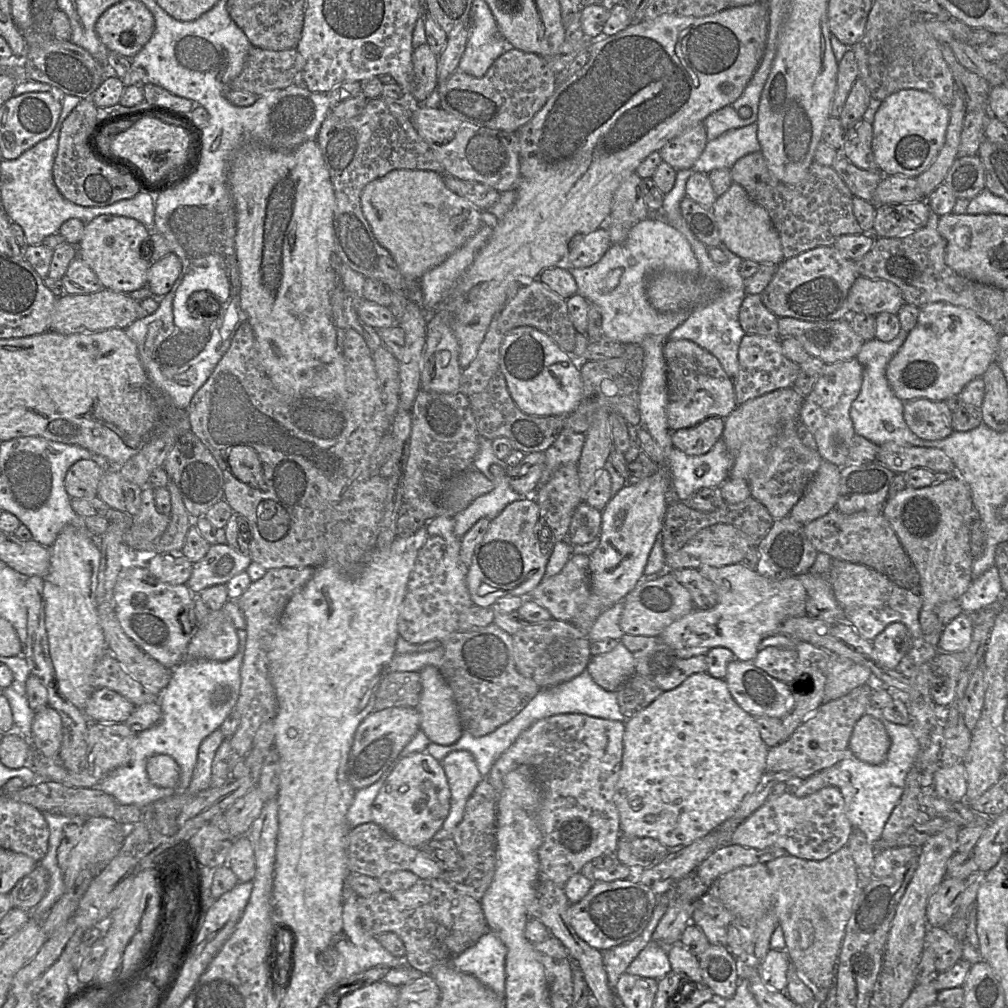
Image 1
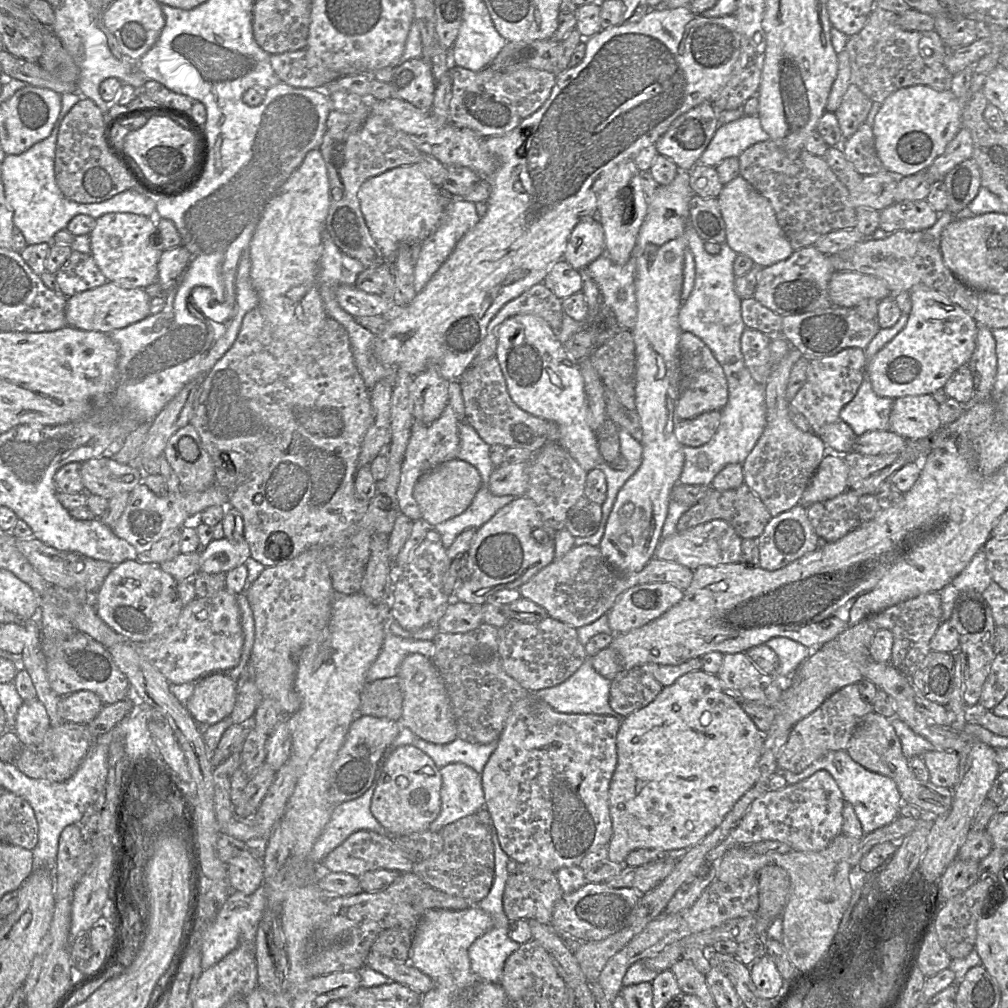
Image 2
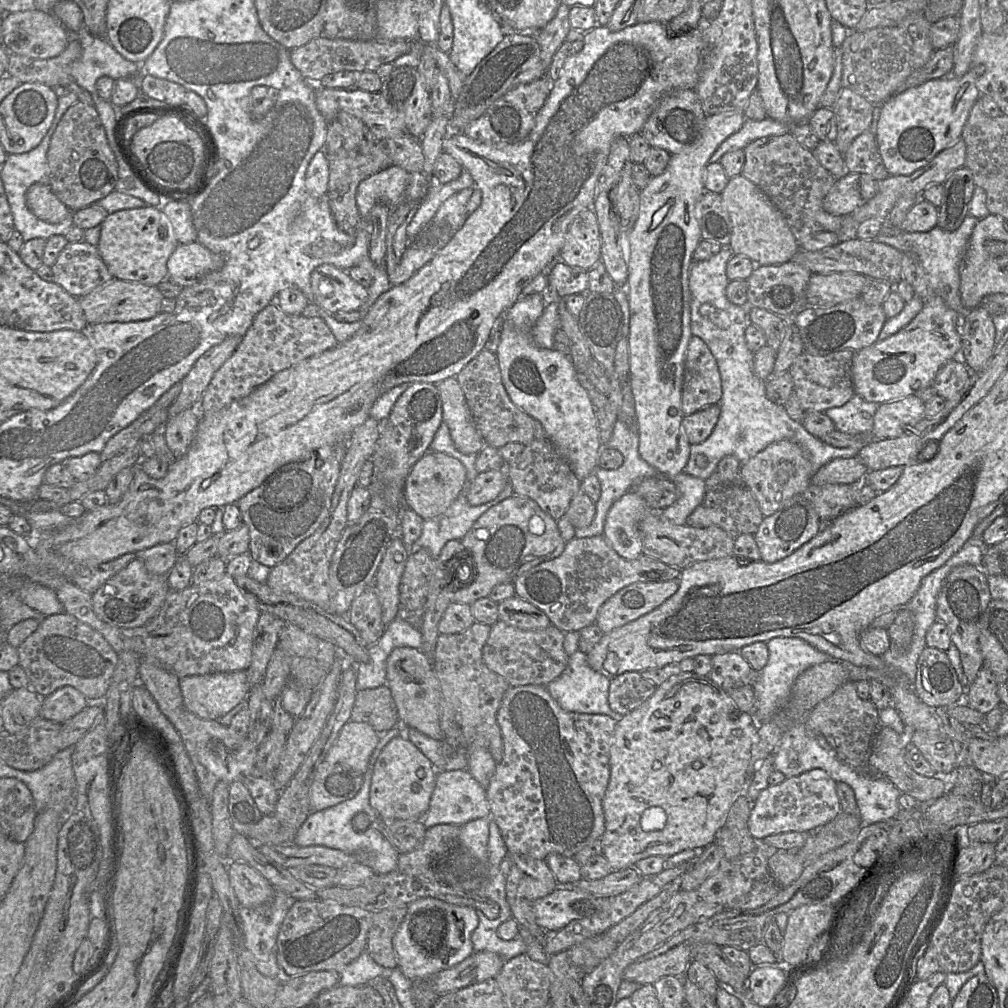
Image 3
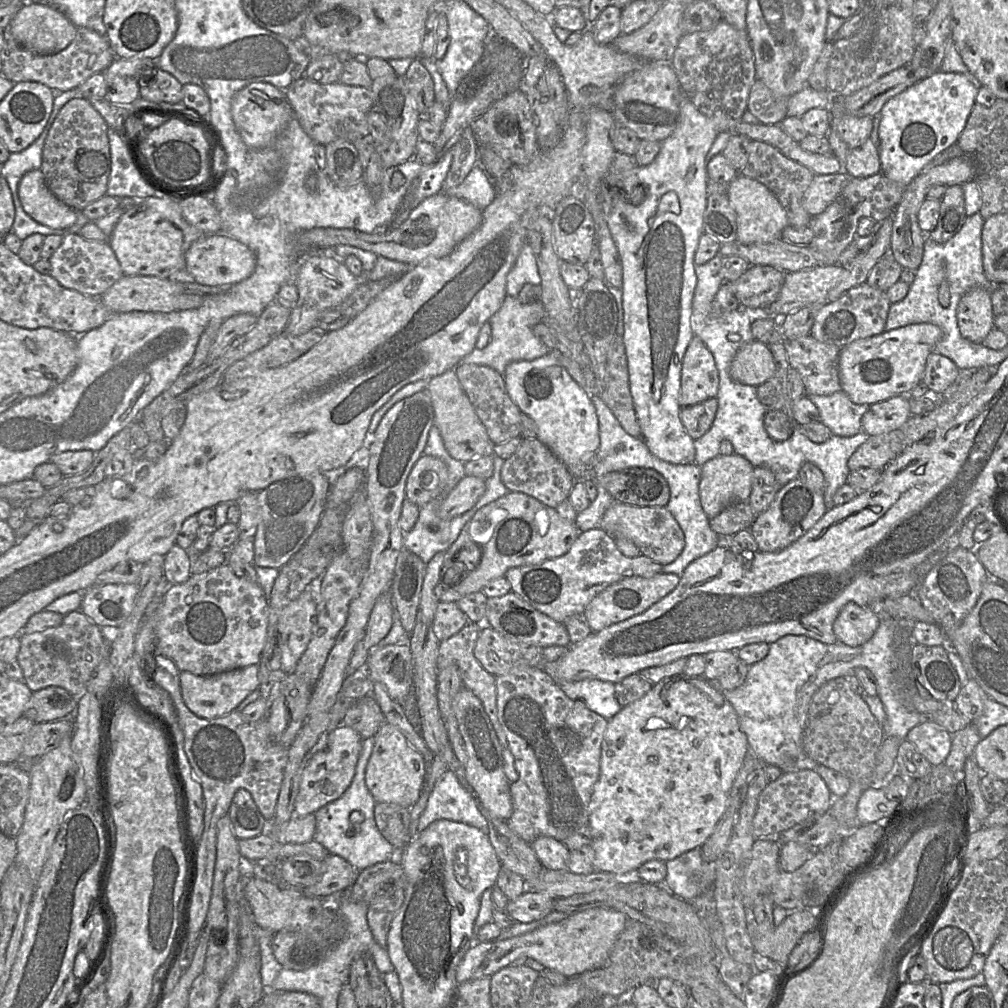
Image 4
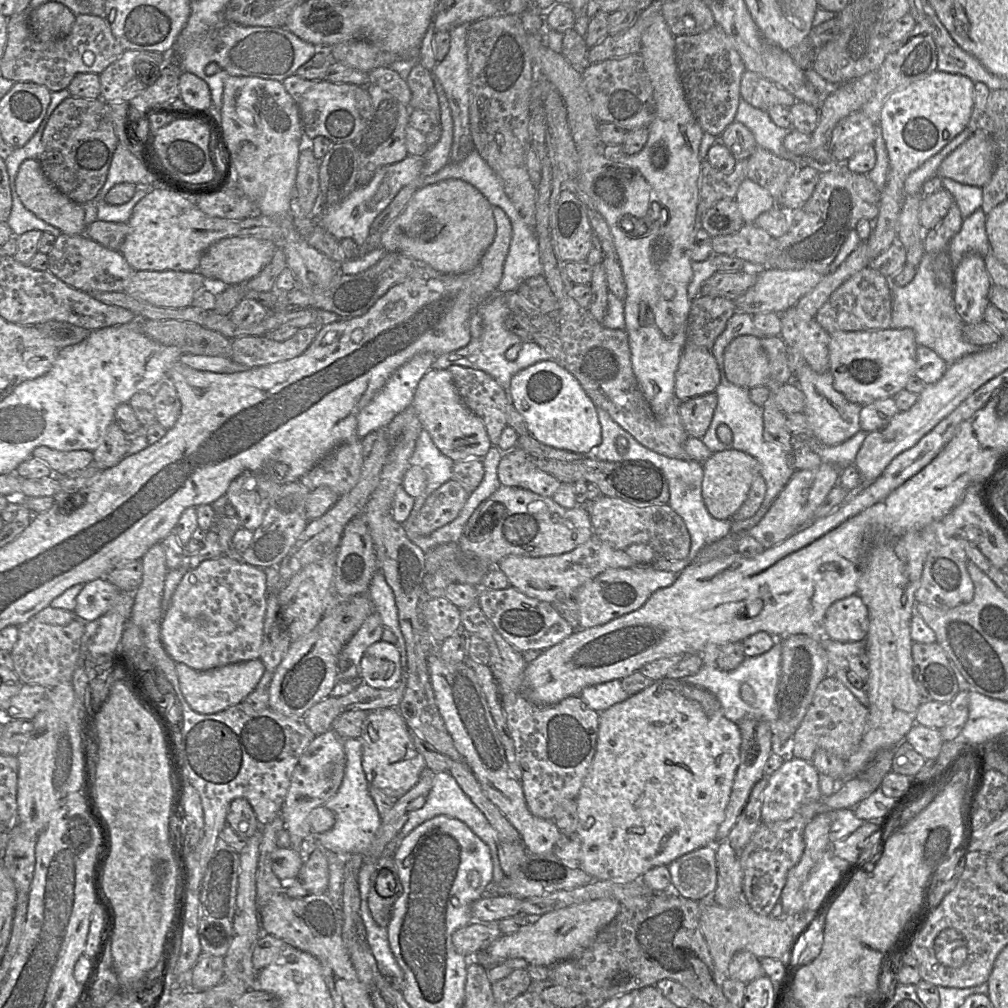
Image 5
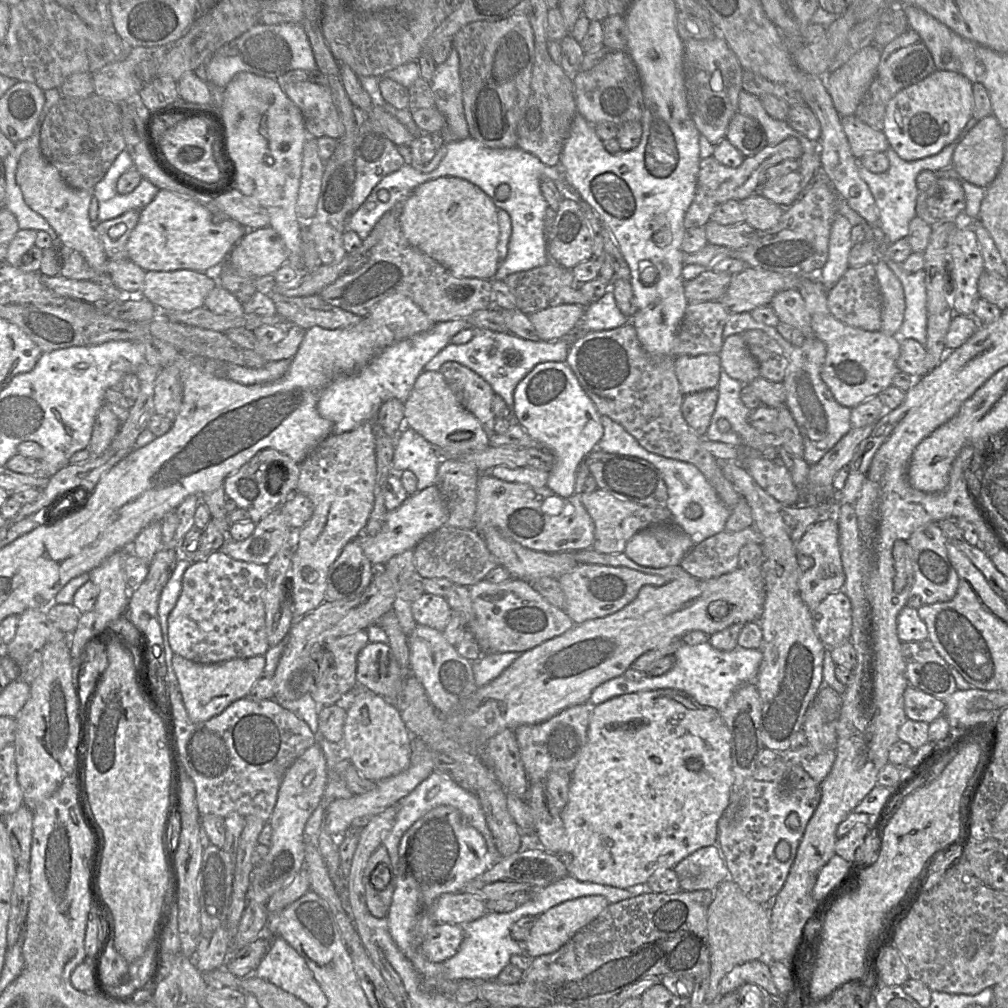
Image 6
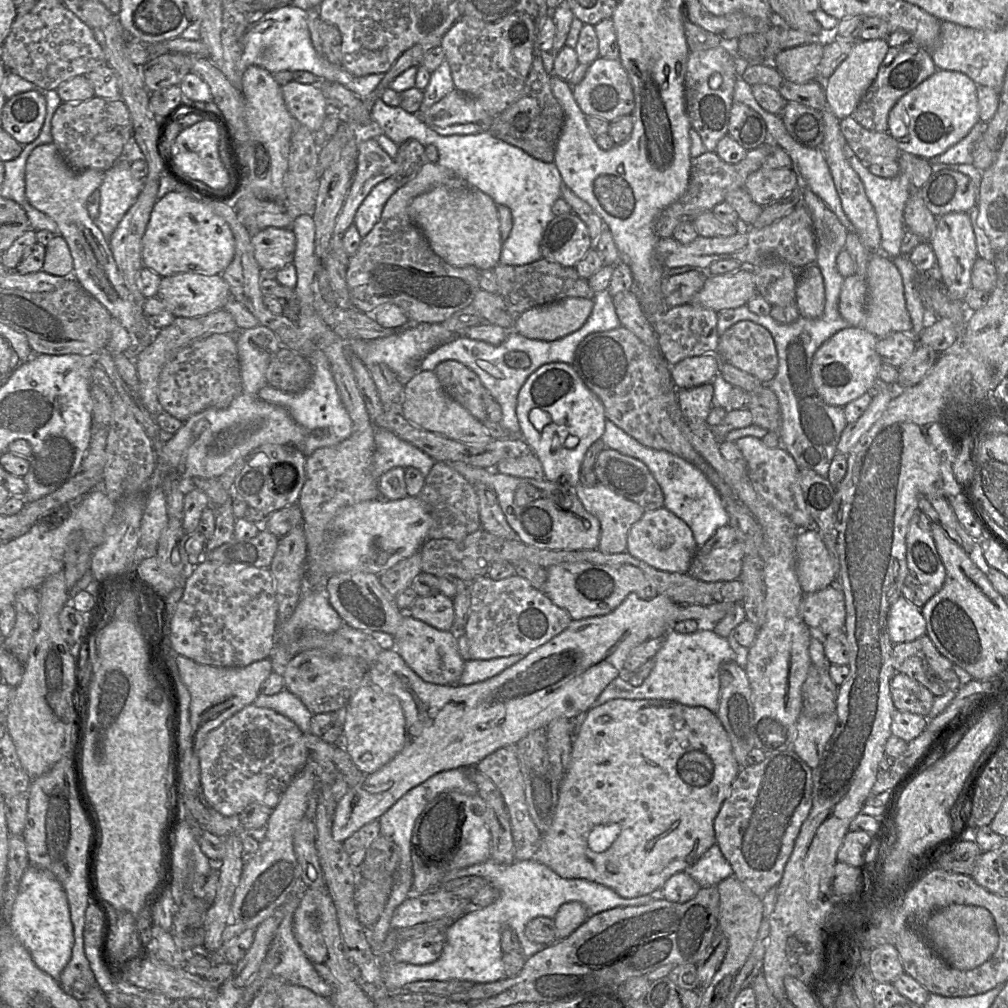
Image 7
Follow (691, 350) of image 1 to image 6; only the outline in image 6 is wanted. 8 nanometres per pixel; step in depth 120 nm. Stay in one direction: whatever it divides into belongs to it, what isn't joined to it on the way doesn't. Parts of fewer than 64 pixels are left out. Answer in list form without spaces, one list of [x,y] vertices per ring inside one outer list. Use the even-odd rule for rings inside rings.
[[[718,354],[679,356],[674,360],[675,374],[683,395],[717,388],[721,368]]]

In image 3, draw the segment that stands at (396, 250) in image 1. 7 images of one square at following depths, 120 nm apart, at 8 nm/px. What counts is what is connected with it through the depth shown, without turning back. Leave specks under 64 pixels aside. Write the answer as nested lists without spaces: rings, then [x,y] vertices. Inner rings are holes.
[[[392,164],[387,169],[363,180],[356,194],[361,217],[366,221],[373,207],[378,203],[387,204],[393,209],[406,200],[405,191],[409,178],[410,173]]]

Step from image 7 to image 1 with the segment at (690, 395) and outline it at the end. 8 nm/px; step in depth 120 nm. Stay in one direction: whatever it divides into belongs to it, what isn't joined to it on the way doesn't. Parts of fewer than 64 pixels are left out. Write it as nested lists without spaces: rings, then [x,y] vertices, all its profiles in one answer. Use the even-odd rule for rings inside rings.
[[[714,416],[698,425],[672,432],[673,447],[689,456],[700,456],[709,452],[722,437],[725,419]]]

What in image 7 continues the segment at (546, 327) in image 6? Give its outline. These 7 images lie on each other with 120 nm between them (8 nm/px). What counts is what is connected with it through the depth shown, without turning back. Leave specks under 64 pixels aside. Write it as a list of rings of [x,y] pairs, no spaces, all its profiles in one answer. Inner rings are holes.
[[[581,297],[535,306],[516,317],[513,331],[530,339],[557,340],[580,329],[593,306],[593,299]]]

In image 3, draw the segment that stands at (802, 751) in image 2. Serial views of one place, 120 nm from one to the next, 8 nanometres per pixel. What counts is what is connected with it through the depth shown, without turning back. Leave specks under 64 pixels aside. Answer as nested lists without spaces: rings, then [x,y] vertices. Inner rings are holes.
[[[848,681],[819,702],[808,713],[805,722],[809,728],[824,736],[841,762],[862,775],[884,777],[869,764],[872,743],[881,726],[878,711],[869,699],[861,699],[856,692],[854,682]]]

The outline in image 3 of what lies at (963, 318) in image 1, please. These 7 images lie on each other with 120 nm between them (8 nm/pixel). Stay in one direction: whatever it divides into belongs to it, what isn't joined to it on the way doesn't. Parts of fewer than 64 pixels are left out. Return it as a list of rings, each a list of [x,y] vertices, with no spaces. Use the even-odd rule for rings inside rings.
[[[913,252],[902,254],[902,276],[924,302],[922,310],[904,328],[882,341],[855,352],[852,360],[852,380],[855,393],[866,401],[884,403],[900,399],[932,386],[938,370],[961,350],[962,340],[958,330],[959,314],[949,308],[943,299],[935,295],[929,287],[926,272],[919,257]]]

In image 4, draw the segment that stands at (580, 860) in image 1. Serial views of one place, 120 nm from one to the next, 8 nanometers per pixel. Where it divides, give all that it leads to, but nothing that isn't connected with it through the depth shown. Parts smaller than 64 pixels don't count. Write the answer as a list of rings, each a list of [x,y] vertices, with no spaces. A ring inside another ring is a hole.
[[[525,666],[523,668],[513,668],[508,674],[497,676],[496,699],[498,719],[506,735],[510,751],[514,757],[515,768],[519,775],[517,781],[510,783],[513,810],[510,818],[506,821],[507,825],[517,836],[529,844],[540,836],[551,837],[563,842],[578,829],[588,826],[589,803],[594,785],[600,775],[601,745],[608,720],[589,710],[582,701],[568,698],[560,686],[556,684],[546,672],[538,667]]]

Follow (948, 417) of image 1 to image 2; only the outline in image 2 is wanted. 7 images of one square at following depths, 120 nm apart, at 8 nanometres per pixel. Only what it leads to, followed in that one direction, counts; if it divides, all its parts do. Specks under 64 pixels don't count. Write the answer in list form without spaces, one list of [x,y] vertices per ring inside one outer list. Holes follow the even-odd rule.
[[[930,394],[899,397],[894,400],[889,424],[891,431],[906,439],[932,437],[943,427],[939,403]]]

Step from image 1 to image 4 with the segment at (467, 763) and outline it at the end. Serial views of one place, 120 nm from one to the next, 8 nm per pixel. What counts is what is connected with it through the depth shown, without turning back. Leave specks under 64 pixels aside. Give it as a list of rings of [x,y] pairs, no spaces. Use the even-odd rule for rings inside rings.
[[[447,770],[430,791],[426,807],[418,819],[417,831],[421,832],[440,819],[461,822],[486,832],[488,823],[480,812],[474,793],[463,787],[456,775]]]

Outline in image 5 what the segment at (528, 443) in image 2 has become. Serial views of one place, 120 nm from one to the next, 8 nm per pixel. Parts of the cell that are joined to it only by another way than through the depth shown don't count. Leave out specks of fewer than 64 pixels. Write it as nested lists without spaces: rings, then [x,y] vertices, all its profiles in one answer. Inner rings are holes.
[[[451,365],[447,369],[465,405],[484,423],[492,445],[497,445],[507,424],[509,393],[486,372]]]

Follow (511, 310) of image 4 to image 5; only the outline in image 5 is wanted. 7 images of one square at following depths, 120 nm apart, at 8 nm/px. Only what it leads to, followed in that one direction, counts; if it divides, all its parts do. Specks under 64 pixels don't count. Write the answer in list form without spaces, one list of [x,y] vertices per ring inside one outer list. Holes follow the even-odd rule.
[[[496,292],[478,312],[480,312],[483,321],[482,334],[477,338],[472,337],[471,341],[463,348],[437,356],[431,369],[443,370],[448,369],[451,365],[479,369],[492,376],[509,393],[511,378],[515,374],[539,361],[550,359],[550,357],[537,343],[523,341],[506,328],[505,321],[511,311],[507,306],[504,293]],[[513,345],[520,345],[520,351],[516,360],[510,361],[506,359],[505,352]]]

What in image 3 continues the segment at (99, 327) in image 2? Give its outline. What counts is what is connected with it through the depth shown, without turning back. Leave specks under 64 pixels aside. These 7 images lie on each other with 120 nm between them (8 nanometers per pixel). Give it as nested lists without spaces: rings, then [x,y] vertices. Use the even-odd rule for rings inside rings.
[[[112,279],[91,293],[79,298],[88,325],[148,320],[161,312],[163,295],[157,286]]]

